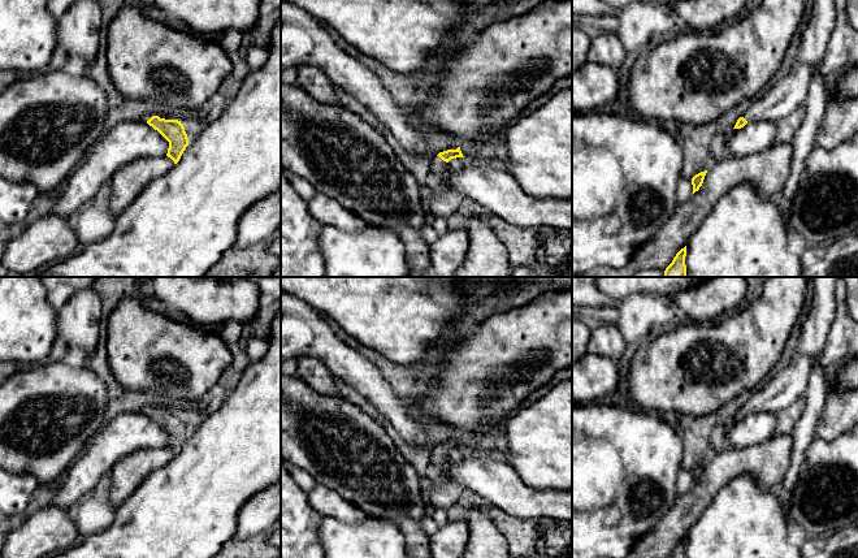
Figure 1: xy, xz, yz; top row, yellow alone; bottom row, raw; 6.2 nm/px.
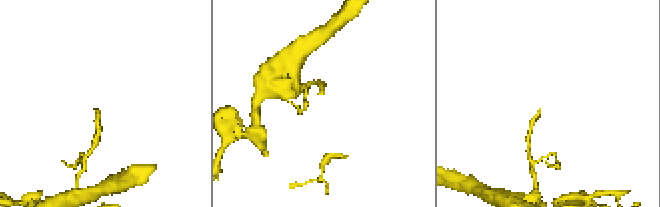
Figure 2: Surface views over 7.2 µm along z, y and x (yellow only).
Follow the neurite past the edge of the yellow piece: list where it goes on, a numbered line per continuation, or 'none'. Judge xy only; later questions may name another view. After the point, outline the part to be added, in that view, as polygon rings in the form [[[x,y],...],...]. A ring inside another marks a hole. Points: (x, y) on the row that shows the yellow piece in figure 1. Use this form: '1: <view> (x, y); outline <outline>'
1: xy (147, 116); outline [[[150,112],[142,116],[140,121],[147,122],[152,116],[159,116],[160,118],[165,118],[165,120],[177,120],[170,117],[168,113],[161,113],[161,112]]]

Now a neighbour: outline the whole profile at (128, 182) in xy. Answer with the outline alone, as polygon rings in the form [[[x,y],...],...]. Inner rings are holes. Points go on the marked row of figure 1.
[[[168,156],[144,157],[120,168],[110,178],[110,213],[117,217],[156,178],[168,173],[174,161]]]

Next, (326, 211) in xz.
[[[315,193],[307,202],[311,216],[321,225],[330,225],[346,233],[356,233],[364,224],[355,213],[325,194]]]

